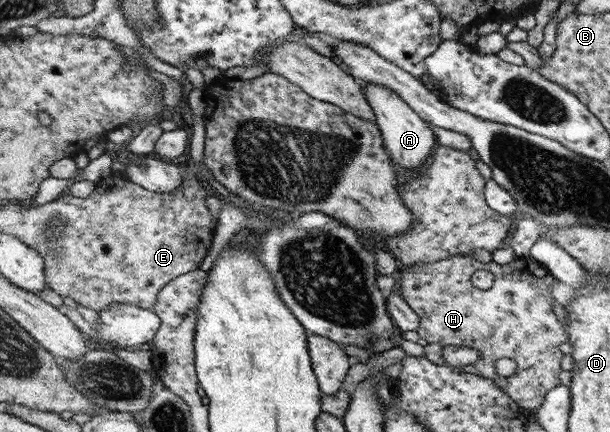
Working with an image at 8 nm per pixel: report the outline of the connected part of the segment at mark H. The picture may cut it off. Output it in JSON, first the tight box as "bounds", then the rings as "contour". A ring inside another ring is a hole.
{"bounds":[396,256,568,412],"contour":[[[452,256],[439,262],[400,268],[396,285],[403,300],[421,319],[416,329],[420,338],[429,344],[477,350],[481,357],[474,366],[479,375],[492,379],[520,408],[533,412],[542,406],[547,392],[560,385],[559,345],[568,341],[568,334],[553,313],[555,299],[549,287],[553,280],[549,281],[548,269],[527,258],[515,258],[501,266],[493,260],[481,263],[473,256]],[[479,269],[491,271],[495,276],[493,287],[487,291],[471,283],[471,276]],[[503,358],[517,363],[513,377],[501,378],[497,373],[495,362]]]}

